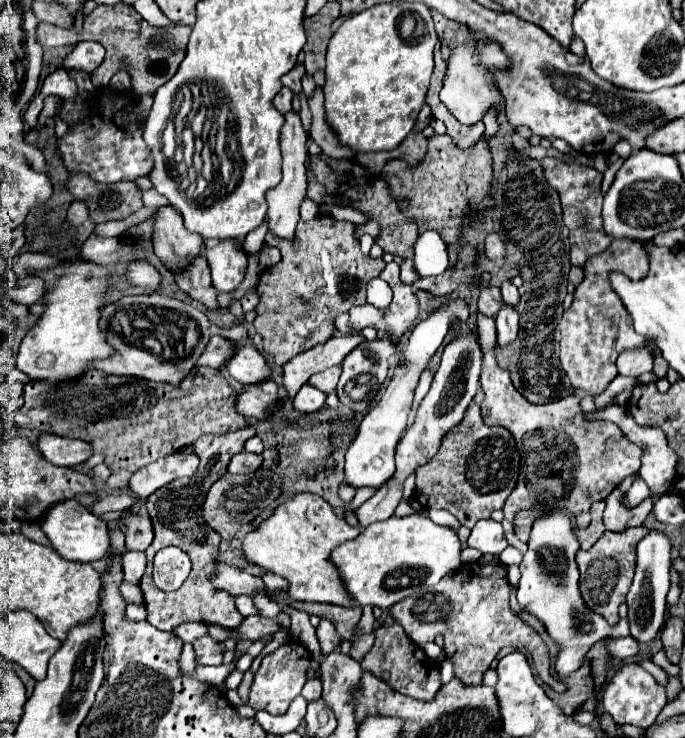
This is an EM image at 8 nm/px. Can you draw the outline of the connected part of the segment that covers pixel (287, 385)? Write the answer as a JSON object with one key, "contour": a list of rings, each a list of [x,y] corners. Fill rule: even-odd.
{"contour":[[[350,334],[350,336],[332,336],[324,344],[316,344],[314,348],[296,354],[292,360],[284,364],[284,374],[282,374],[282,392],[284,396],[280,398],[294,398],[300,386],[316,372],[328,370],[344,360],[356,344],[364,340],[362,334]]]}

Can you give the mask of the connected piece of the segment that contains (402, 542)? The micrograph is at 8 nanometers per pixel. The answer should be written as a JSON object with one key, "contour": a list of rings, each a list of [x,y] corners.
{"contour":[[[414,514],[406,518],[388,518],[376,524],[370,524],[368,528],[362,528],[358,538],[346,540],[344,544],[338,544],[332,550],[330,556],[334,568],[340,572],[340,580],[346,586],[346,592],[350,594],[350,600],[358,606],[380,606],[382,610],[388,610],[392,604],[424,590],[434,584],[438,584],[450,570],[460,566],[460,540],[454,530],[446,526],[434,524],[424,514]]]}

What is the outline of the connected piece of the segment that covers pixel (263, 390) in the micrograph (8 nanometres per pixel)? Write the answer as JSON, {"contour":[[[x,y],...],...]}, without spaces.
{"contour":[[[262,380],[260,384],[248,384],[242,392],[236,392],[236,412],[256,420],[268,418],[268,408],[276,404],[278,384],[274,380]]]}

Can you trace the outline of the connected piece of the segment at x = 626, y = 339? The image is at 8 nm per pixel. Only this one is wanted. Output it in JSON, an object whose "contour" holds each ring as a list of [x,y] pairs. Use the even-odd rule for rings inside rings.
{"contour":[[[614,240],[604,252],[592,256],[584,264],[584,280],[574,292],[574,302],[564,310],[560,320],[560,364],[570,384],[592,396],[598,396],[608,388],[612,378],[618,374],[616,358],[624,350],[642,348],[646,338],[636,334],[632,328],[632,318],[626,312],[620,298],[612,292],[608,282],[608,272],[624,272],[632,280],[640,280],[648,272],[648,254],[638,240]]]}

